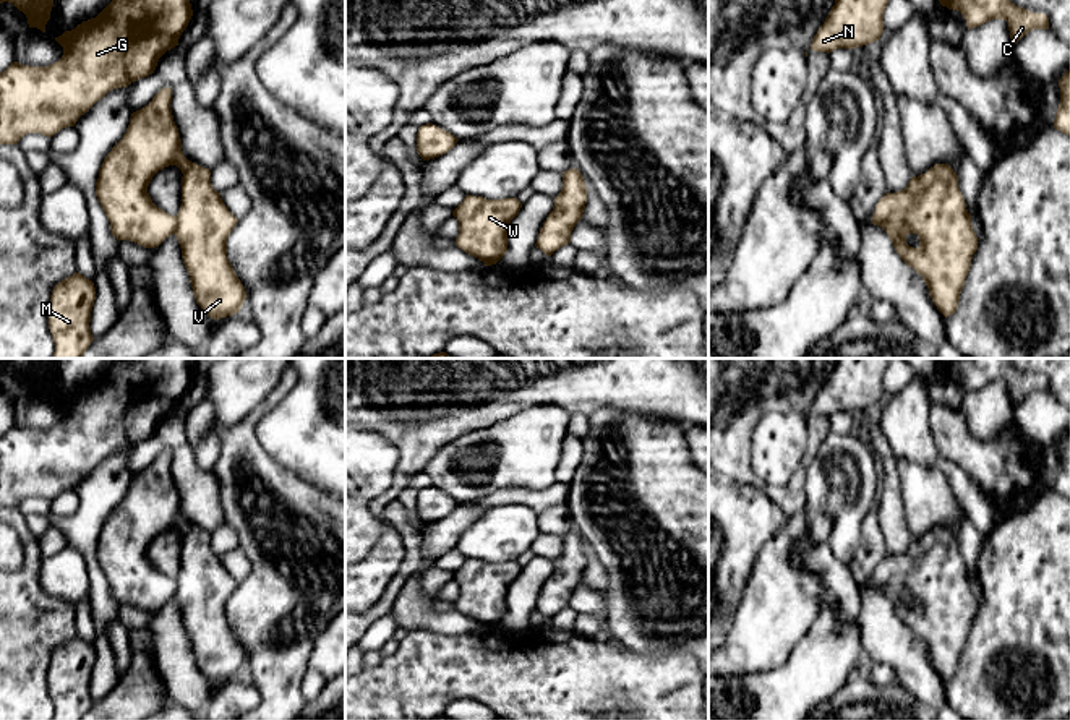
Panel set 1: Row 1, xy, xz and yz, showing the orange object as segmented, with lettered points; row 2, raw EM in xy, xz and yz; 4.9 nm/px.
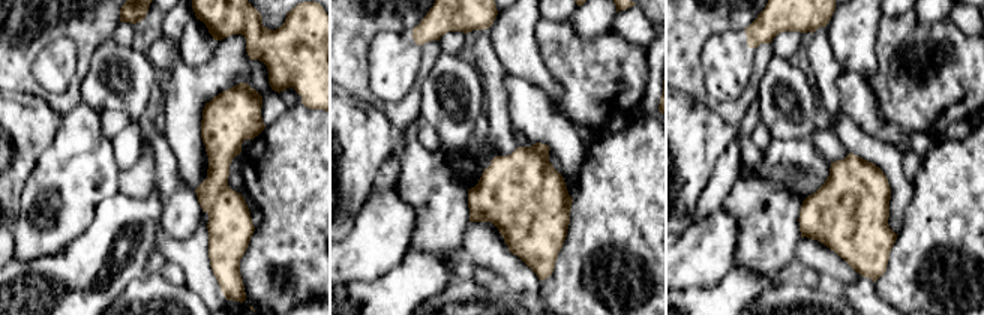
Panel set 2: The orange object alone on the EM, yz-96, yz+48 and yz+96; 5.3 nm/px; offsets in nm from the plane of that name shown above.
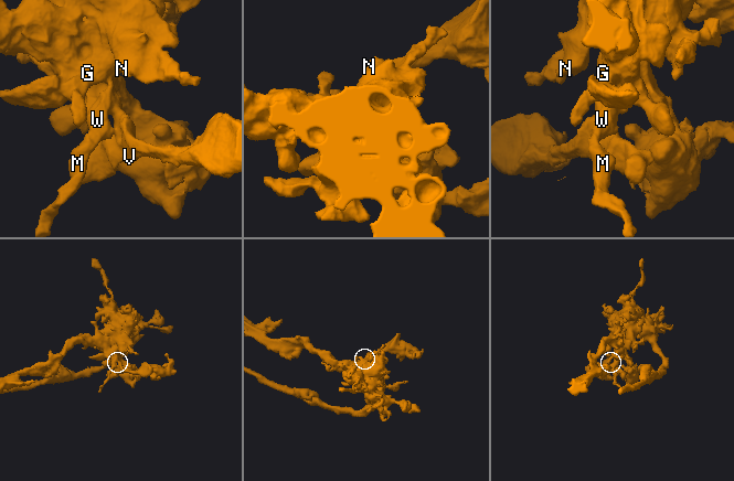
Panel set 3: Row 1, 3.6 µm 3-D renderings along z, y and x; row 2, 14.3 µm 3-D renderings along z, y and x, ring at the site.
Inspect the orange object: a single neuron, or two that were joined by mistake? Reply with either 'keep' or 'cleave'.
keep

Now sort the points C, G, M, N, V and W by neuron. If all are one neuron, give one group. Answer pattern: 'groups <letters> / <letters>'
groups C G M N V W

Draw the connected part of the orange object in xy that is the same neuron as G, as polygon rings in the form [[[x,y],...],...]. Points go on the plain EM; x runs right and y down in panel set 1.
[[[118,358],[96,379],[65,394],[55,404],[63,410],[58,425],[49,430],[29,430],[13,425],[0,436],[0,508],[18,508],[28,496],[52,501],[62,491],[75,490],[109,454],[126,451],[154,436],[159,422],[175,409],[193,379],[190,358]]]

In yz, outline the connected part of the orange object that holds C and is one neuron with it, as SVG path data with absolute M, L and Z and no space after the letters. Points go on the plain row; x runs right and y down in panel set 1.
M939 358L939 365L948 373L960 375L968 392L991 383L1005 383L1013 407L1033 392L1049 392L1047 378L1016 370L1007 358Z

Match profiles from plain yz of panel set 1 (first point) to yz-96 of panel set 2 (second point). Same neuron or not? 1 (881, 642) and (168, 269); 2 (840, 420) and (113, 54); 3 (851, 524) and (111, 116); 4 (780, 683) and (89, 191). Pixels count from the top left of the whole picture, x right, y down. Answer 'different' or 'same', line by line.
1: different
2: different
3: different
4: different

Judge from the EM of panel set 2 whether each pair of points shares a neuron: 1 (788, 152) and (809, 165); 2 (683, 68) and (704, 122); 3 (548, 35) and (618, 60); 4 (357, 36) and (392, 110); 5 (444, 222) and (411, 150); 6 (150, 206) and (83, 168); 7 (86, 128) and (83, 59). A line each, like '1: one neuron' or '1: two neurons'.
1: one neuron
2: two neurons
3: one neuron
4: one neuron
5: one neuron
6: two neurons
7: two neurons

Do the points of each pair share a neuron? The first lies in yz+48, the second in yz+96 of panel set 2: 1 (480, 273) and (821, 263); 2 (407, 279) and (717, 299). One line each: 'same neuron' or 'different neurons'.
1: different neurons
2: same neuron

